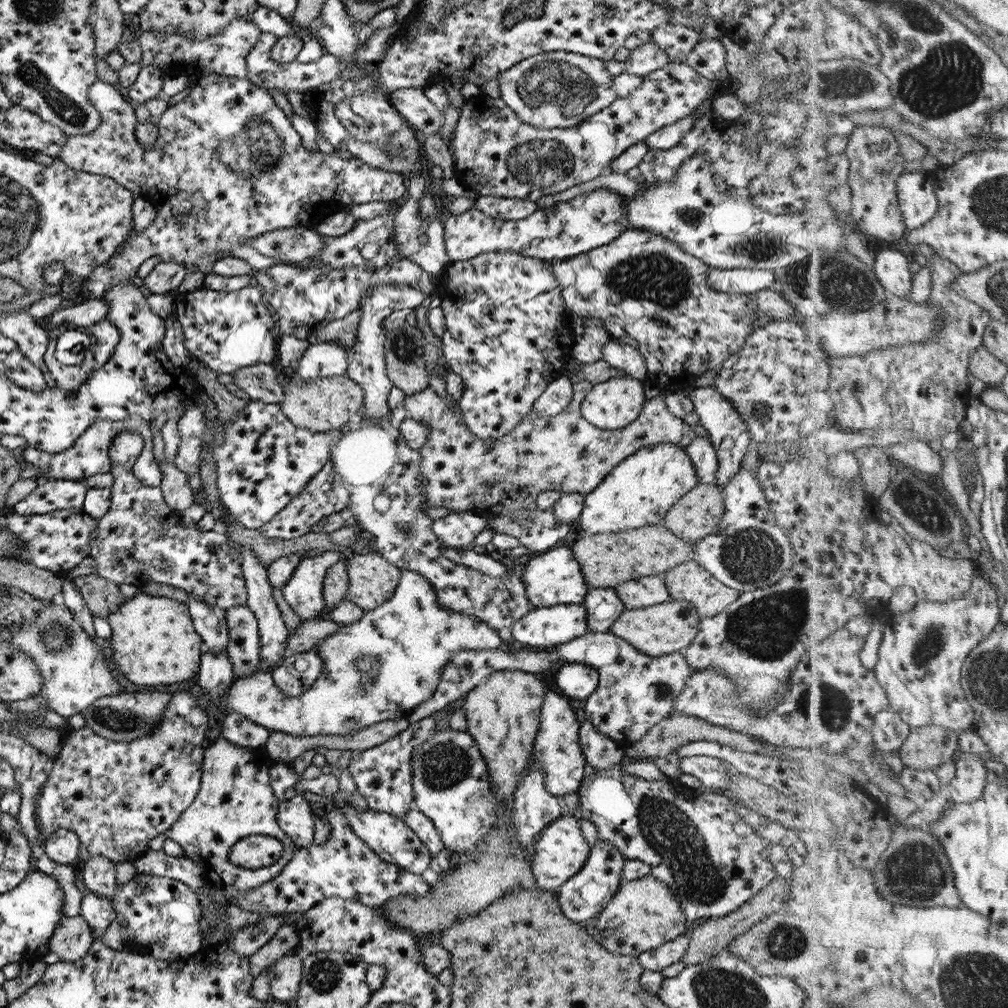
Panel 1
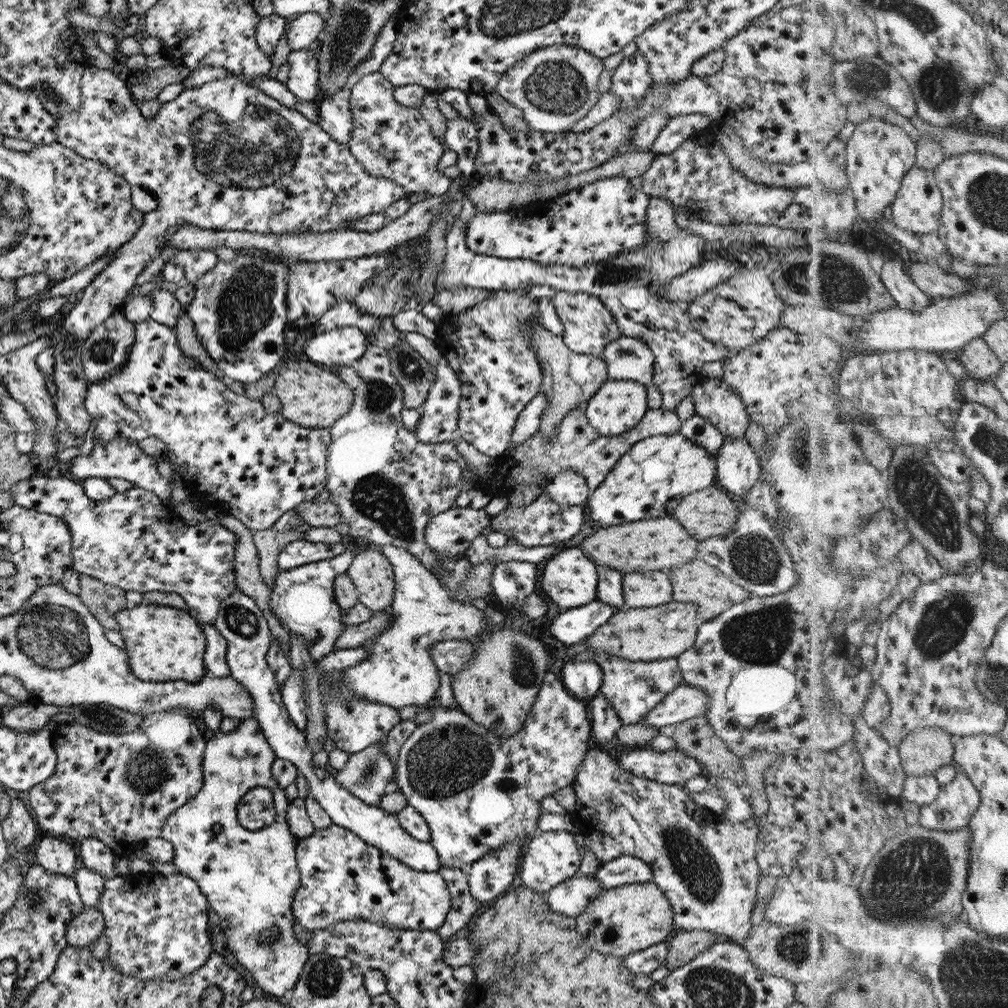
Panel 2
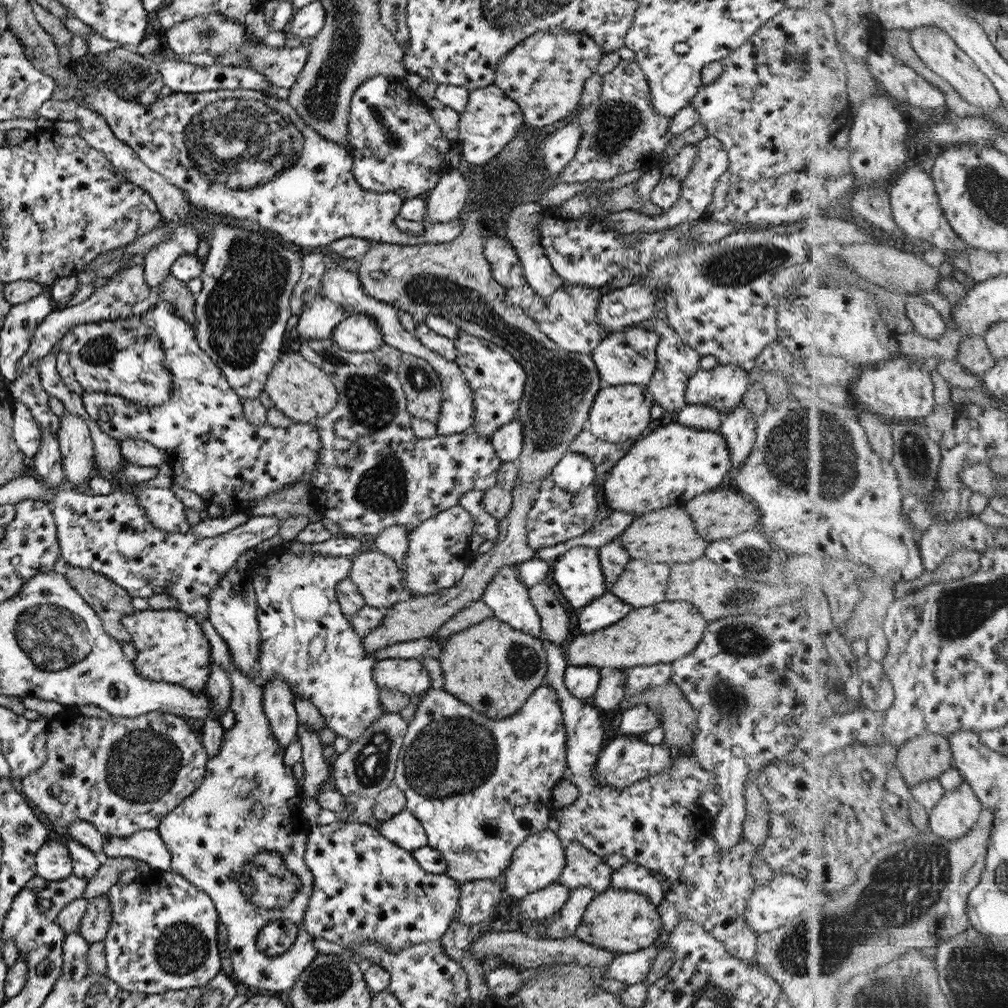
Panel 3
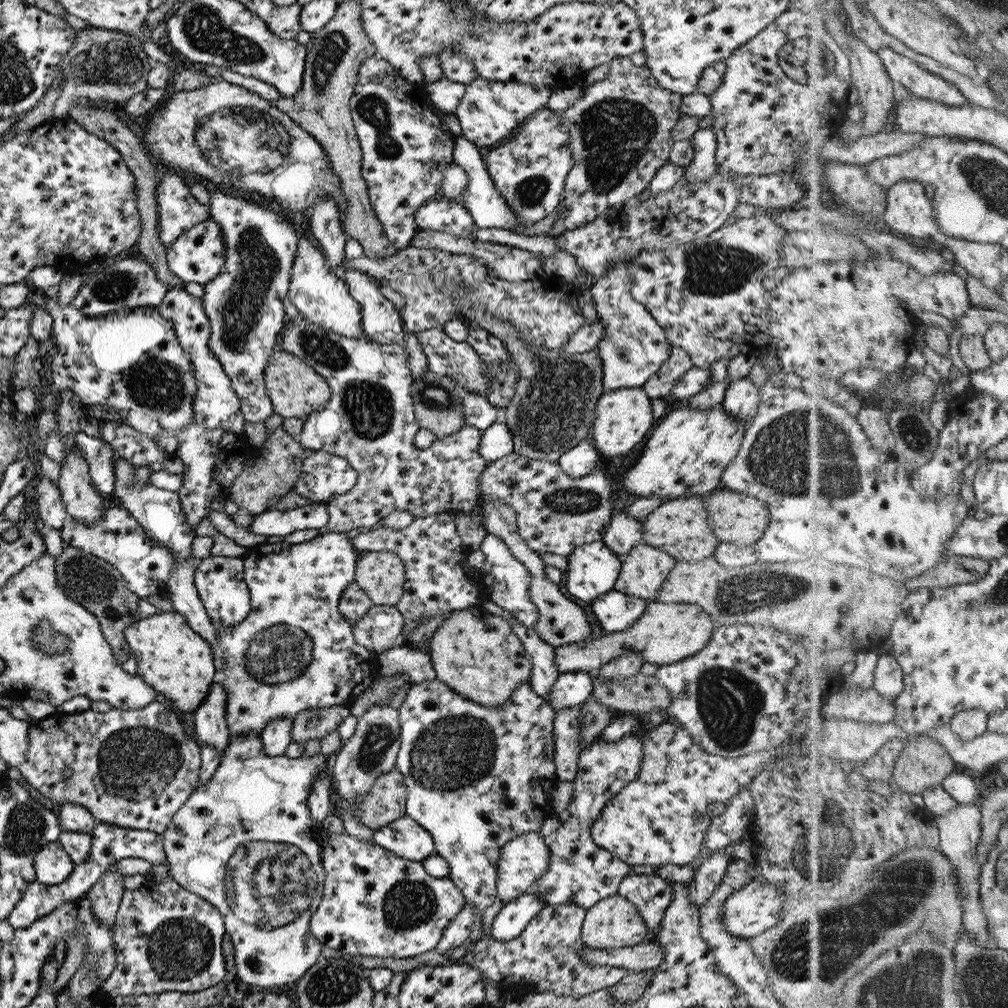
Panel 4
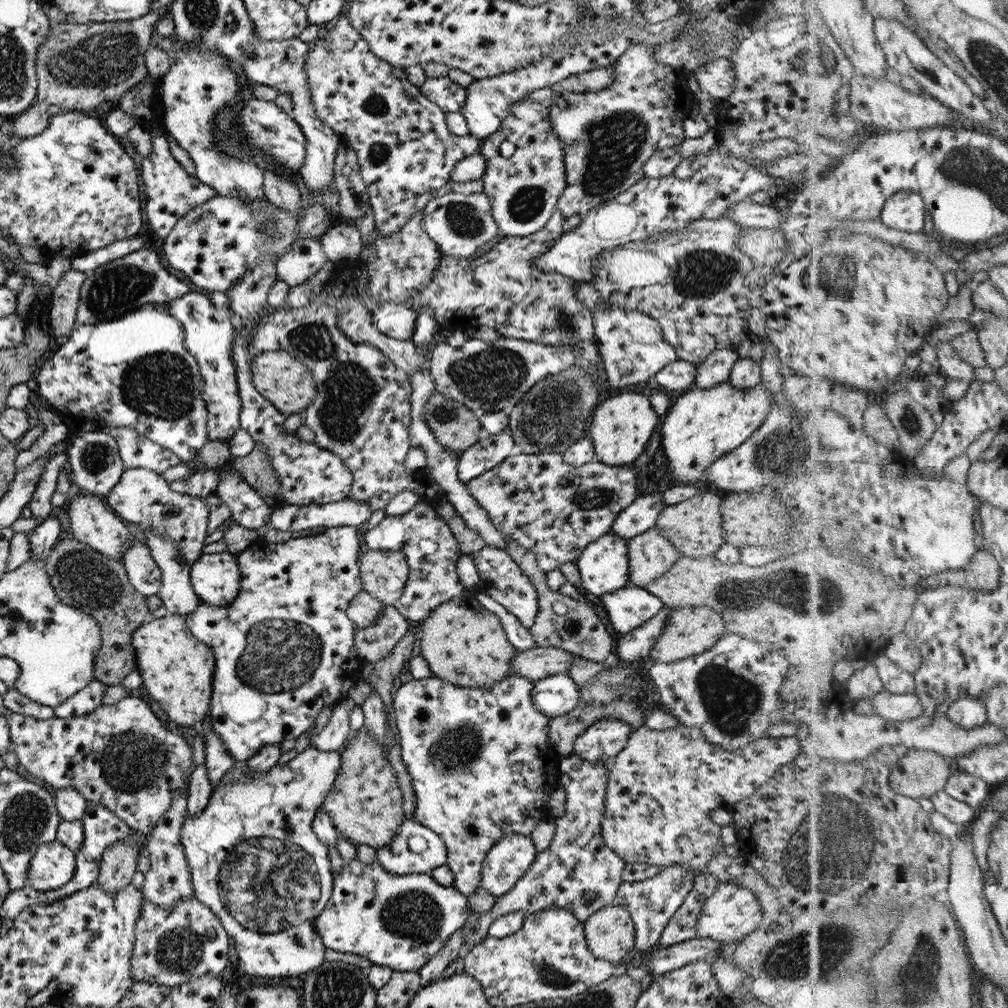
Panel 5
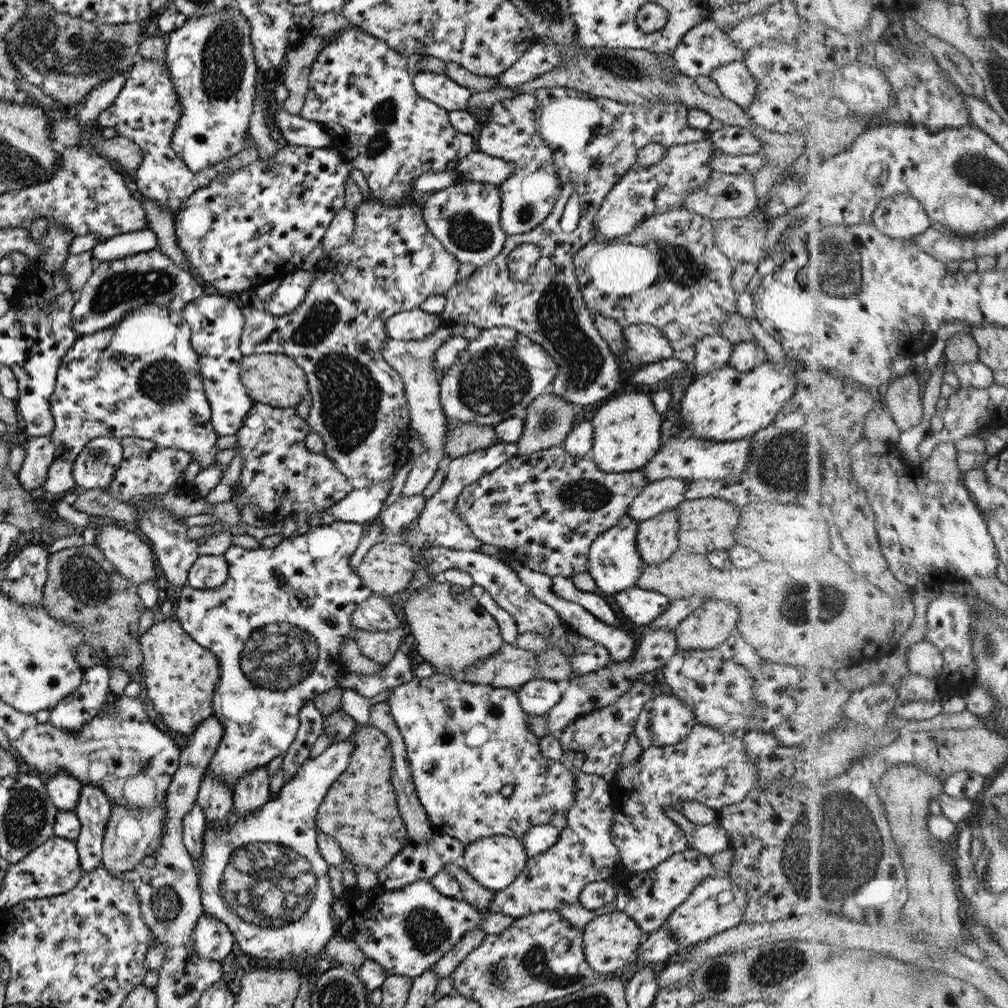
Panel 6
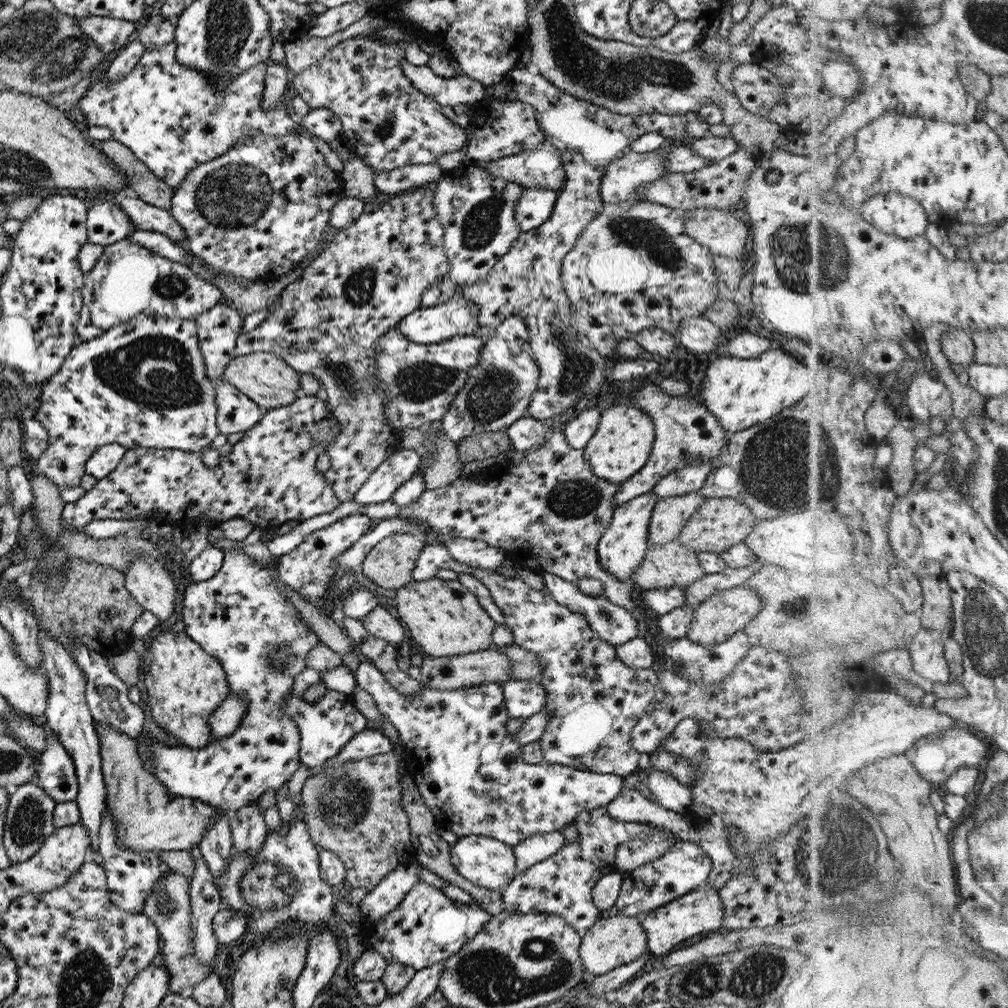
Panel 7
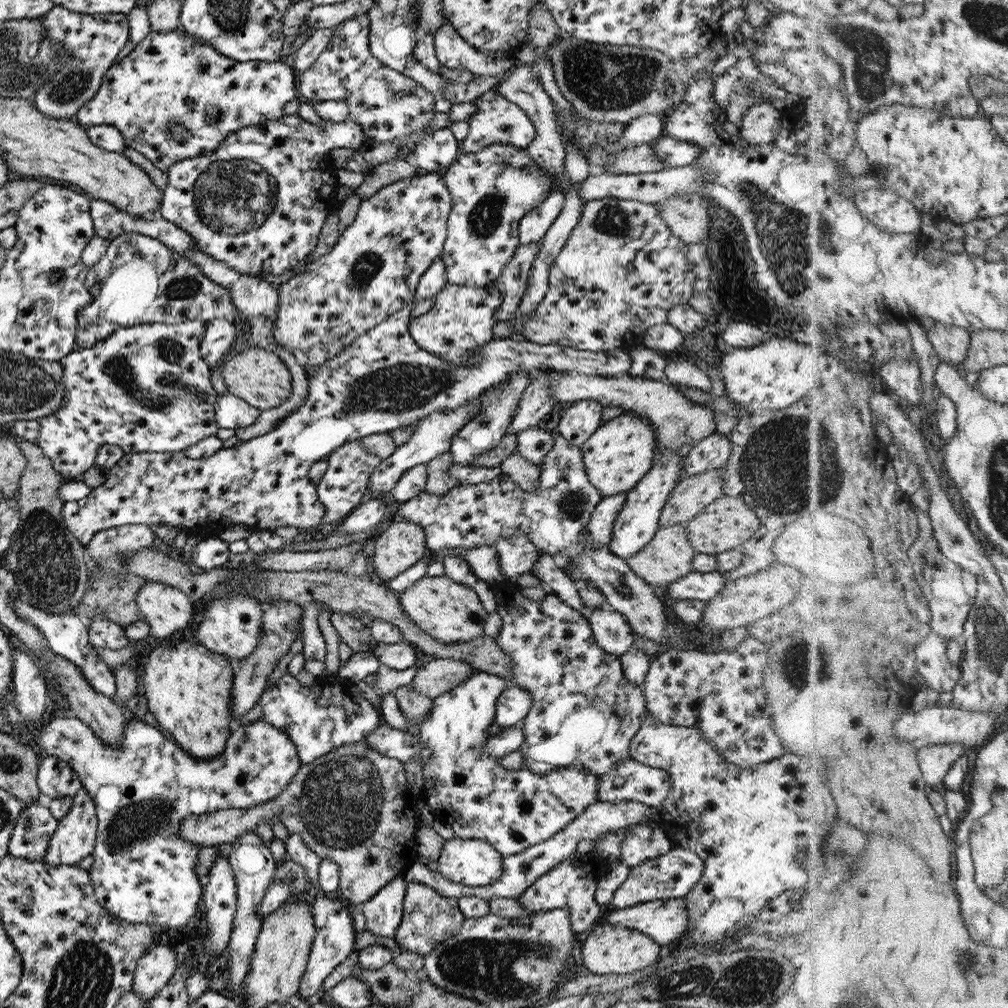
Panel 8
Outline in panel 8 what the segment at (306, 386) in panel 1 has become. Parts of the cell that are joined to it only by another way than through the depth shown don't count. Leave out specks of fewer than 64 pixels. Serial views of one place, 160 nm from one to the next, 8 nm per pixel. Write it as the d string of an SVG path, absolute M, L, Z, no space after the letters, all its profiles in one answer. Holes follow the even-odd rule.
M251 346L227 358L220 372L226 391L241 397L247 405L259 411L270 410L281 405L289 396L291 377L283 362L271 351Z

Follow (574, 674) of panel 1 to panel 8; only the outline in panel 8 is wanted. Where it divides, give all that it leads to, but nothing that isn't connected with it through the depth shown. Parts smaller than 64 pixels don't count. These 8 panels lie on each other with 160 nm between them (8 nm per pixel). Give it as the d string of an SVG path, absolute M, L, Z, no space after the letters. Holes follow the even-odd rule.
M510 684L497 697L493 723L504 729L521 722L529 712L531 701L532 696L527 690Z

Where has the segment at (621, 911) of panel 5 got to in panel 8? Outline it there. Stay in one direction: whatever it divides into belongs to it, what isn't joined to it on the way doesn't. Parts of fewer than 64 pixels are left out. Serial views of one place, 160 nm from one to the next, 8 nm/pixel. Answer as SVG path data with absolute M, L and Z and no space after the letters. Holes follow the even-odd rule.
M598 924L583 942L579 943L579 960L587 972L596 975L618 975L651 966L659 961L659 945L651 938L631 928Z

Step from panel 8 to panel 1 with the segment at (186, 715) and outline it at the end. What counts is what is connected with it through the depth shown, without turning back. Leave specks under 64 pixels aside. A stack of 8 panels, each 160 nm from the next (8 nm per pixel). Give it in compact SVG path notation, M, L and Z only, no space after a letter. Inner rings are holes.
M141 591L126 598L106 616L111 629L107 644L113 669L138 686L162 686L195 680L203 644L194 631L186 603Z

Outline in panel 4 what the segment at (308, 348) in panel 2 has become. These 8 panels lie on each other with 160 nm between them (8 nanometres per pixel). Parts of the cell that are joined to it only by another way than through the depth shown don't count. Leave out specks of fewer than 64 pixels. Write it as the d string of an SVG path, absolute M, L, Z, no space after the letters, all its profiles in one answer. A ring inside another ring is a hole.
M347 269L341 278L347 285L349 296L360 306L360 331L377 344L401 343L405 330L400 311L379 293L375 278Z

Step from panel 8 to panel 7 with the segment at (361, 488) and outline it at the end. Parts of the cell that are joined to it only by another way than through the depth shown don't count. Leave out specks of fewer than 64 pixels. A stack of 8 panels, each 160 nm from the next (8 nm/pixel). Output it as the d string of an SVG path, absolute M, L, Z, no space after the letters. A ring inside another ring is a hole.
M430 183L397 196L378 194L365 200L361 215L347 228L336 231L327 247L301 271L301 276L282 290L272 313L255 328L241 332L234 344L235 357L253 352L273 353L296 373L310 374L319 381L320 394L339 427L333 442L325 448L329 469L323 473L323 480L340 503L349 503L371 473L390 454L401 449L400 431L387 424L383 416L386 392L374 385L374 348L382 334L420 306L423 291L432 284L439 284L448 271L442 245L444 230L435 219L433 199L434 189Z

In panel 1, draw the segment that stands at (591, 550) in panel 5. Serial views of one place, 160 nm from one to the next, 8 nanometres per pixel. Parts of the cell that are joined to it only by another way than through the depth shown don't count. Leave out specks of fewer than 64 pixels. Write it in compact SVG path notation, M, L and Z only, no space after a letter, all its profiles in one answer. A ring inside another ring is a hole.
M555 547L544 554L536 554L524 565L520 581L527 600L535 607L552 607L562 604L582 604L588 587L584 583L579 563L568 547Z

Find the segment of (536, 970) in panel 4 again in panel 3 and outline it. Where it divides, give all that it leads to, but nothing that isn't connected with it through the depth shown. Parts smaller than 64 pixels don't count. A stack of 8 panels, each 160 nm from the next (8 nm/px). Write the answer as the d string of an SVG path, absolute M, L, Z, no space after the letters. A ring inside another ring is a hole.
M578 886L569 892L569 899L563 907L551 915L539 921L526 923L523 929L533 931L539 938L566 939L573 937L577 924L581 922L587 903L594 898L593 890L587 886ZM653 945L631 953L622 953L608 964L606 978L626 982L627 985L641 983L649 972L653 959L659 951Z

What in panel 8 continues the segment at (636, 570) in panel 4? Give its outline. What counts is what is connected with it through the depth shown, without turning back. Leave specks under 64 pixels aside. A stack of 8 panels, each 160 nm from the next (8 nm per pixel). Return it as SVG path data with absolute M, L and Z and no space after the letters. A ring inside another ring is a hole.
M725 464L719 469L705 471L701 475L680 478L660 510L658 526L685 524L710 502L719 496L724 496L723 470Z

